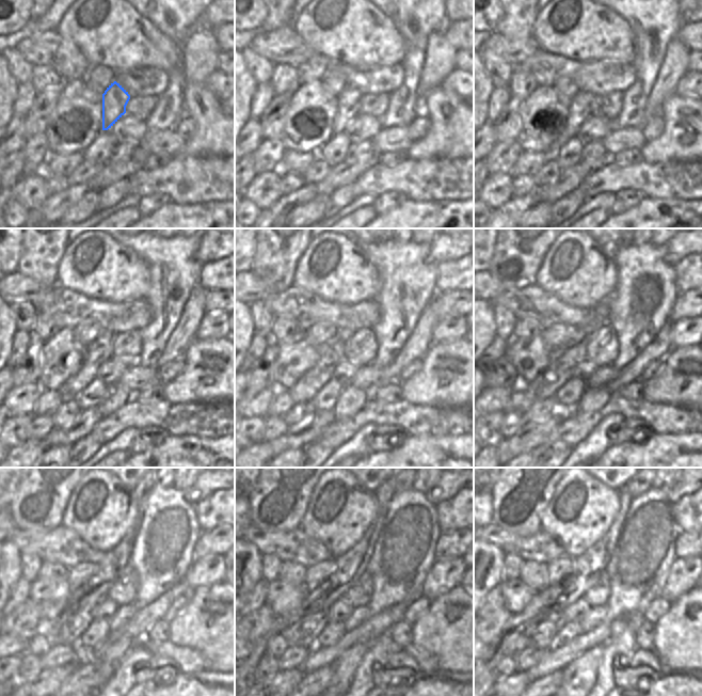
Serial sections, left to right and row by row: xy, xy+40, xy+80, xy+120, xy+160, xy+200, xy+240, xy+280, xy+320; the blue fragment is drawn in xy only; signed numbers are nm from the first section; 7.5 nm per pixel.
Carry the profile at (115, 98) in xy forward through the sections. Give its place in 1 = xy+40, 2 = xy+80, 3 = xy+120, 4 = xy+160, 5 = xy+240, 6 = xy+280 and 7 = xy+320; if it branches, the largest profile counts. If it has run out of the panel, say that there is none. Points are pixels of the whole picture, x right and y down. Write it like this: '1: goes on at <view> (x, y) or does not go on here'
1: goes on at xy+40 (348, 100)
2: goes on at xy+80 (580, 108)
3: goes on at xy+120 (100, 350)
4: goes on at xy+160 (307, 386)
5: goes on at xy+240 (66, 630)
6: goes on at xy+280 (304, 633)
7: goes on at xy+320 (542, 634)

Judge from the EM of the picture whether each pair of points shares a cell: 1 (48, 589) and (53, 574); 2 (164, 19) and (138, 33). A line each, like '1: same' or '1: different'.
1: different
2: different

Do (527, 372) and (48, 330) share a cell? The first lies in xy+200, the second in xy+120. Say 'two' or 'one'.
two

